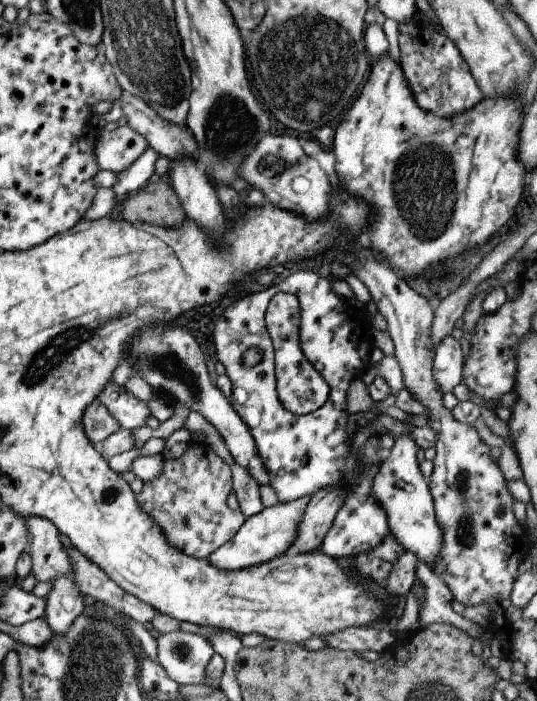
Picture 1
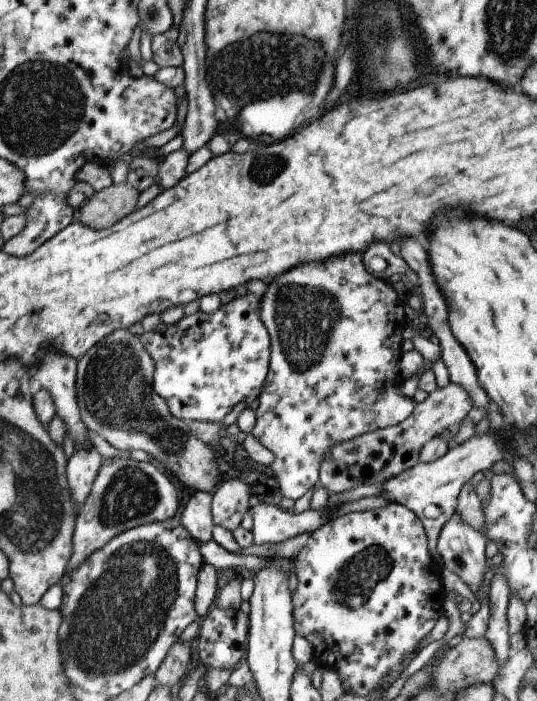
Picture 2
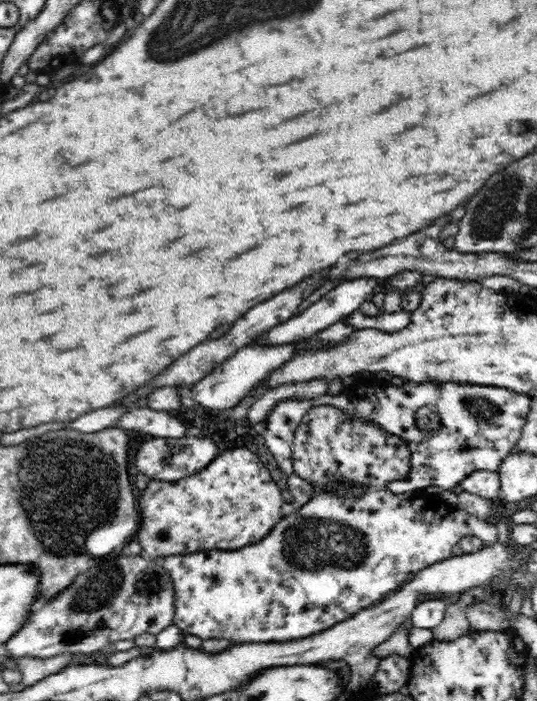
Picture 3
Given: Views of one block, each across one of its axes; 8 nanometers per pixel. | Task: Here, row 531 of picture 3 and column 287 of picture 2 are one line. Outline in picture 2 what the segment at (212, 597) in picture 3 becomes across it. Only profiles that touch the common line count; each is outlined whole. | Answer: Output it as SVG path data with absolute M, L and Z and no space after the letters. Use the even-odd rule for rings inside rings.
M348 252L348 254L332 256L320 262L298 264L298 266L290 268L288 272L280 273L268 281L268 288L266 288L266 292L264 292L260 302L260 318L270 335L272 344L271 356L268 374L266 375L266 380L264 380L262 392L258 397L260 404L255 412L256 421L251 433L264 448L271 450L272 454L274 454L274 462L268 469L271 474L277 476L275 488L286 498L297 500L311 488L319 486L319 472L322 460L330 455L330 451L336 444L348 442L348 440L352 440L352 438L360 436L360 434L366 434L366 432L397 425L412 414L417 402L413 397L402 394L402 390L400 390L402 380L399 373L396 372L398 360L400 360L402 353L400 348L406 337L406 328L409 326L409 319L404 313L403 306L403 302L398 298L398 294L389 280L376 278L376 276L372 276L372 273L368 272L366 266L364 266L363 253L360 252Z

